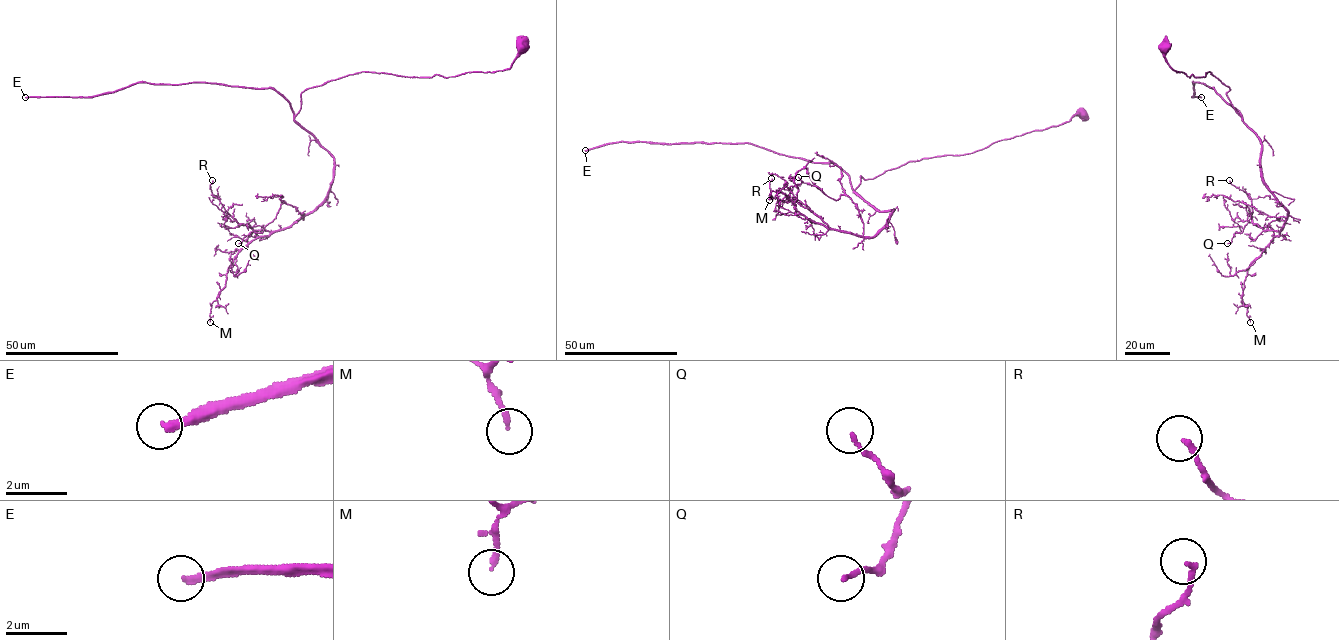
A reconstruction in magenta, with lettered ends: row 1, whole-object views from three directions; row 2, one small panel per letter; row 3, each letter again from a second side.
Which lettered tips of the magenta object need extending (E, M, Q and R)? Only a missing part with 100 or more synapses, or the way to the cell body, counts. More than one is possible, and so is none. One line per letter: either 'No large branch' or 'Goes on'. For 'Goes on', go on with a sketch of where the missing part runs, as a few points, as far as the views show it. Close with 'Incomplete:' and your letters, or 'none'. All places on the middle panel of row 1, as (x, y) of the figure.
E: Goes on
M: No large branch
Q: No large branch
R: No large branch
Incomplete: E

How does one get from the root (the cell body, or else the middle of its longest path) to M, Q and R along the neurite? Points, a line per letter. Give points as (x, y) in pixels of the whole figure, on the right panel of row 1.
M: (1163, 47), (1174, 71), (1210, 72), (1230, 88), (1262, 145), (1261, 180), (1287, 210), (1247, 270), (1250, 322)
Q: (1163, 47), (1174, 71), (1230, 88), (1287, 210), (1245, 203), (1227, 243)
R: (1163, 47), (1174, 71), (1230, 88), (1282, 228), (1255, 224), (1229, 180)

